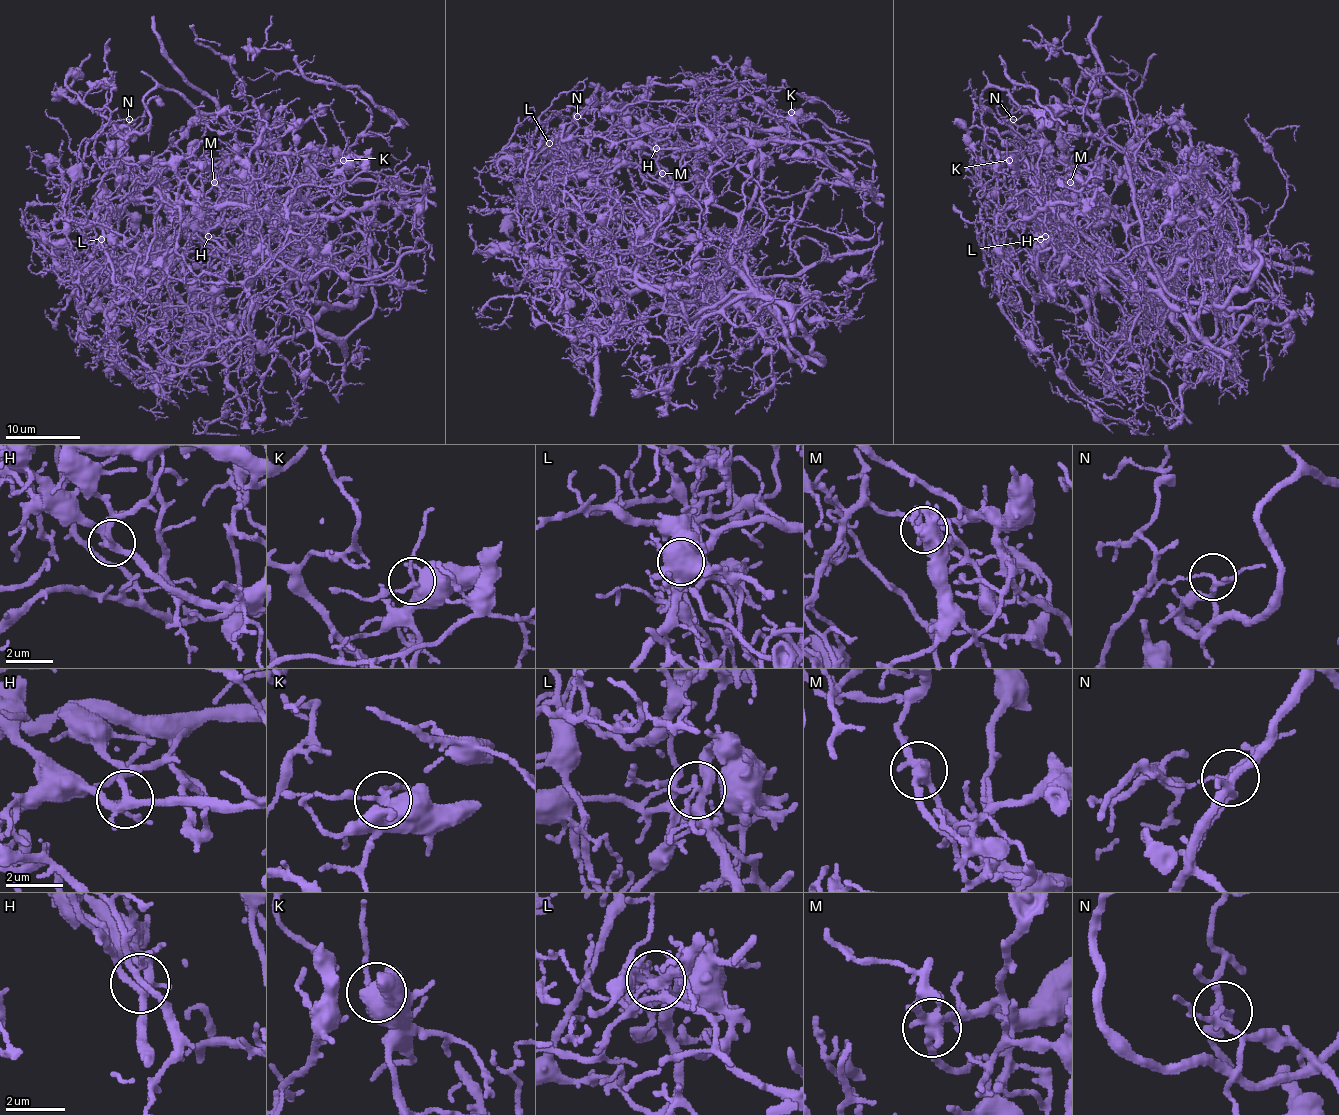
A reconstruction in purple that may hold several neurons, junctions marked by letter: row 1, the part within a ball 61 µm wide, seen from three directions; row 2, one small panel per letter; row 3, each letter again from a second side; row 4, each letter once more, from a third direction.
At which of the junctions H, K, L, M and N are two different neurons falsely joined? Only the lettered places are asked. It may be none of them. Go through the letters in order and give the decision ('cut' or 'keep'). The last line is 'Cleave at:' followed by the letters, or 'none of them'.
H: keep
K: keep
L: cut
M: cut
N: cut
Cleave at: L, M, N

